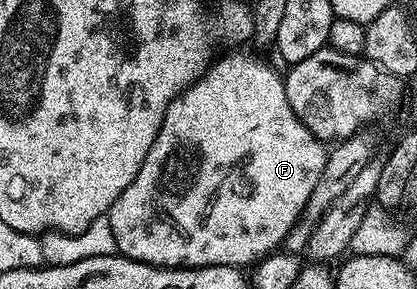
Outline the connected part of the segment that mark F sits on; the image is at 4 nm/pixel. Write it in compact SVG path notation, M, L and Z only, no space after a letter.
M234 49L229 55L224 55L220 60L209 62L207 70L195 82L166 109L166 117L162 117L162 129L158 129L158 137L154 137L154 145L150 145L150 153L146 153L146 161L142 161L142 169L138 169L138 177L126 185L122 197L114 201L107 216L110 221L110 229L114 229L114 241L119 254L133 259L139 263L148 263L151 267L213 267L214 265L226 265L227 267L247 268L255 265L265 255L272 254L287 240L292 226L301 219L304 206L310 201L310 195L314 193L314 187L318 185L318 177L322 177L322 169L326 165L326 157L329 148L322 140L290 109L290 101L286 97L284 80L281 72L276 72L264 59L256 55L247 55L244 49Z

